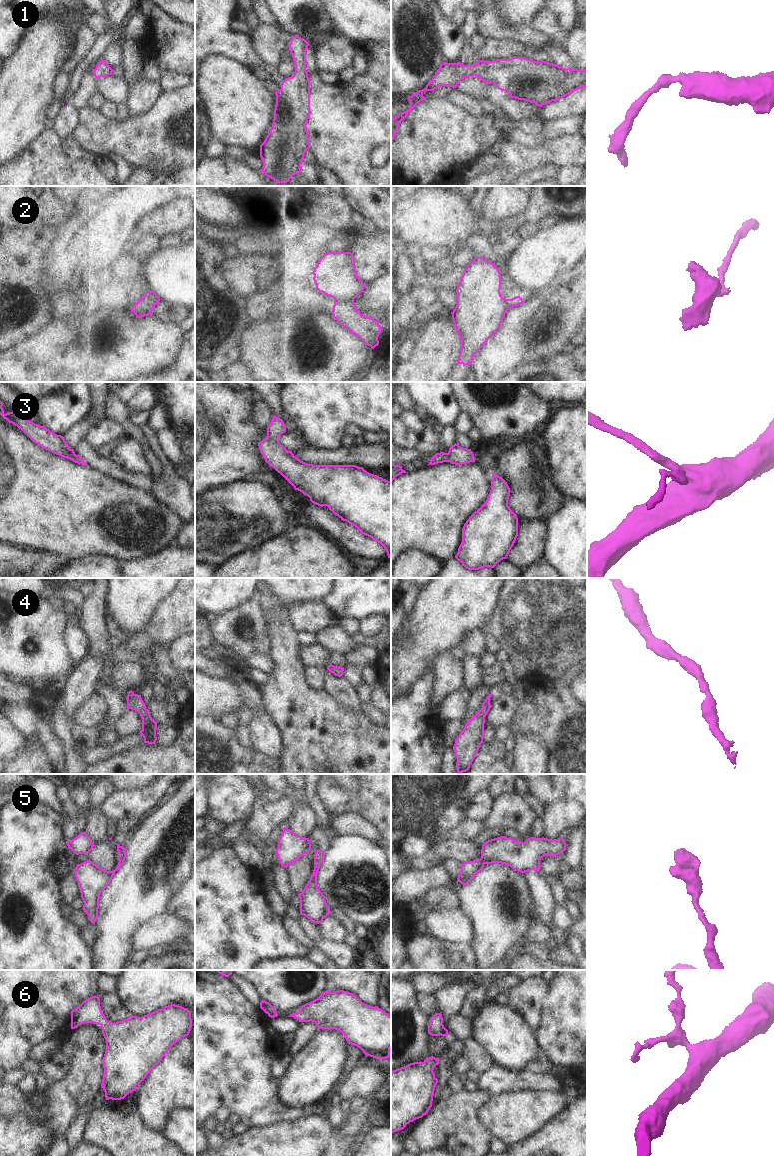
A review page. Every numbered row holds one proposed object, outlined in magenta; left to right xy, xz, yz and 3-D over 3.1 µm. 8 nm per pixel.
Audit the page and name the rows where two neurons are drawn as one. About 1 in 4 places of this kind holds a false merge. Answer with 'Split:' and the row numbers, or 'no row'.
Split: 2

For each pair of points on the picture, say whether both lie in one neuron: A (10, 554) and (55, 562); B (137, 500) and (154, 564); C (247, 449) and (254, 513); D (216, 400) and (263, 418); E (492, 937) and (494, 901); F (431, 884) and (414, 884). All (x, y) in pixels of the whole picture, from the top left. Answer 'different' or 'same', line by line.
A: same
B: different
C: different
D: different
E: same
F: same

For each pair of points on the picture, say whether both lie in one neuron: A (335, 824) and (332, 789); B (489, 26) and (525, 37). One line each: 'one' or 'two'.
A: two
B: one

